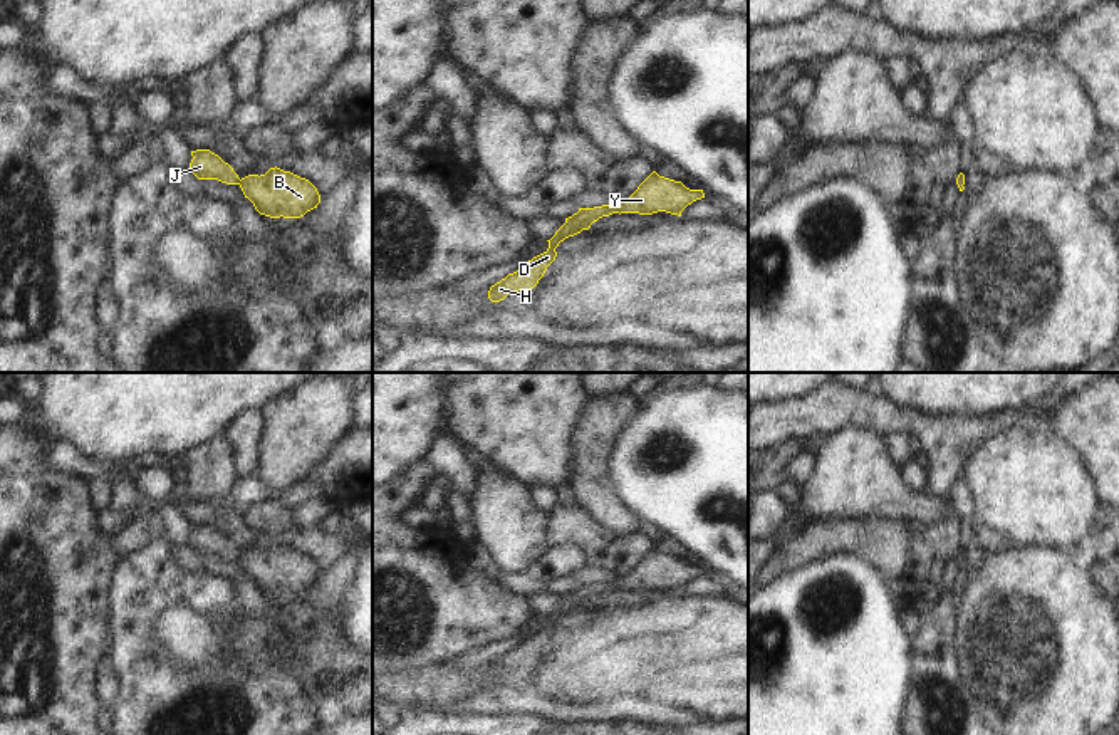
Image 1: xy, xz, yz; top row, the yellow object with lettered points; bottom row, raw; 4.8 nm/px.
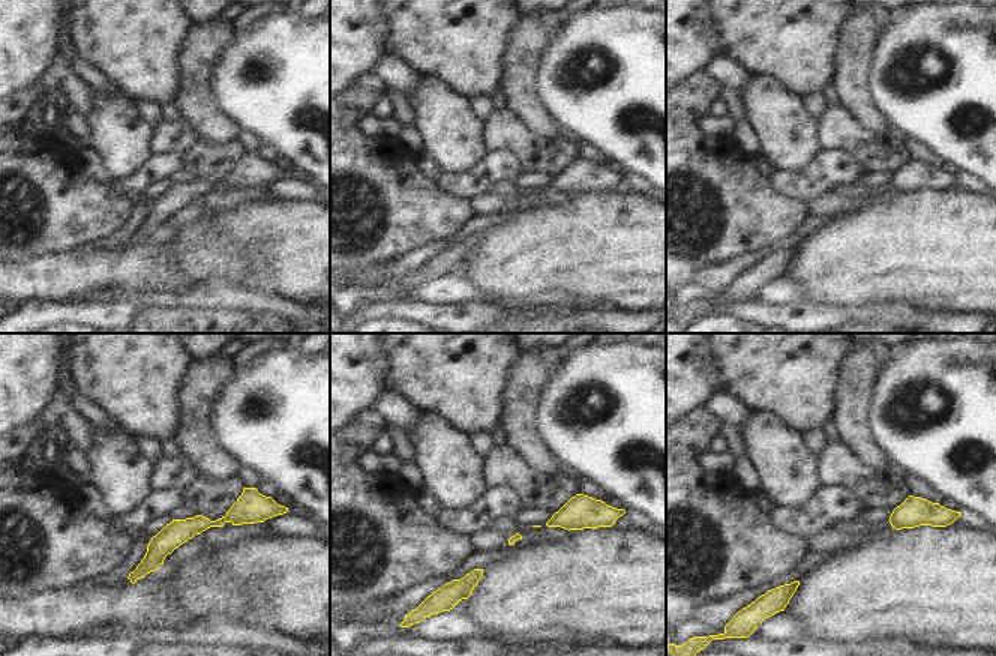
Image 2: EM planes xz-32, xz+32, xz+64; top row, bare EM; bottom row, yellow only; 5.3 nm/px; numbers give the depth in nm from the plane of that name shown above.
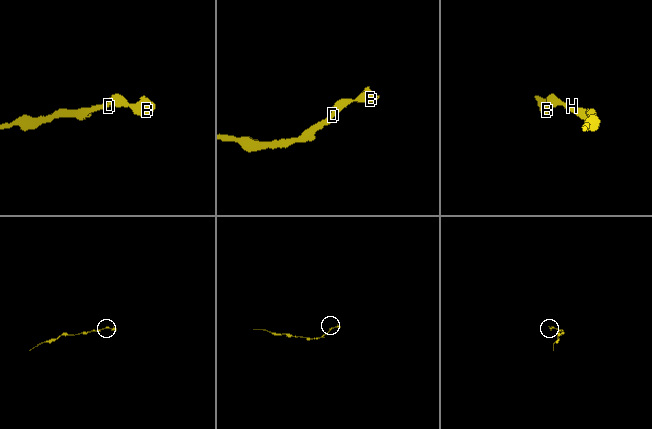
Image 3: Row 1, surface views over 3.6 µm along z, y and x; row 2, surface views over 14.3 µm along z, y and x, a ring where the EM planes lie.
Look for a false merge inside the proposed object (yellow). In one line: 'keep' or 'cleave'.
keep

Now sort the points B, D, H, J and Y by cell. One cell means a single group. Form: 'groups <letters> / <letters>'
groups B D H J Y

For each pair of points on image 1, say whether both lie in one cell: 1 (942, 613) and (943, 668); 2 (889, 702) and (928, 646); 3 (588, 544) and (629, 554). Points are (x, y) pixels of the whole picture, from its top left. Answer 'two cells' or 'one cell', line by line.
1: one cell
2: two cells
3: one cell

